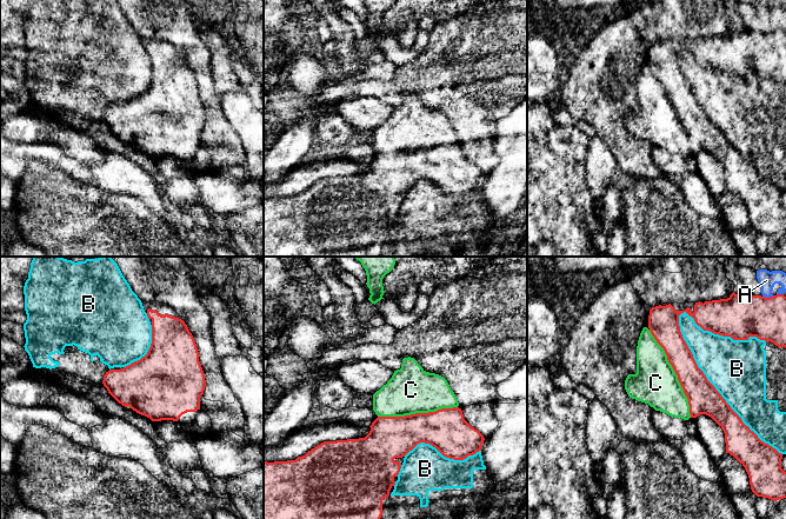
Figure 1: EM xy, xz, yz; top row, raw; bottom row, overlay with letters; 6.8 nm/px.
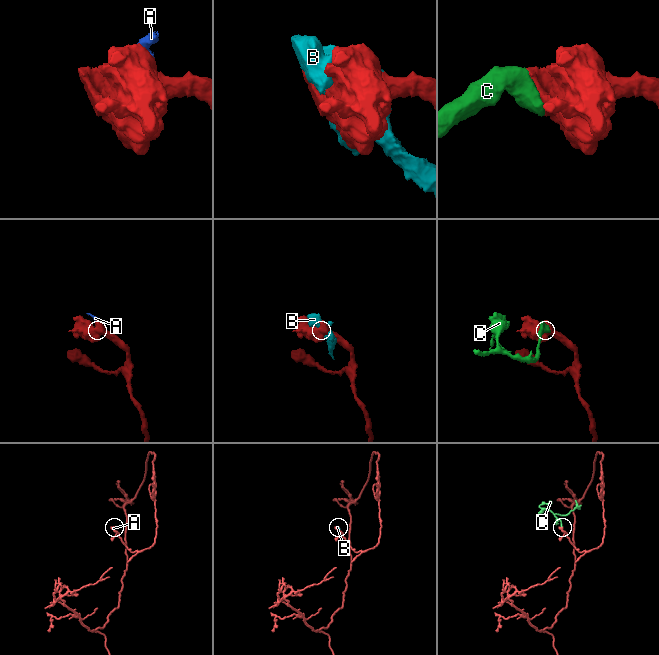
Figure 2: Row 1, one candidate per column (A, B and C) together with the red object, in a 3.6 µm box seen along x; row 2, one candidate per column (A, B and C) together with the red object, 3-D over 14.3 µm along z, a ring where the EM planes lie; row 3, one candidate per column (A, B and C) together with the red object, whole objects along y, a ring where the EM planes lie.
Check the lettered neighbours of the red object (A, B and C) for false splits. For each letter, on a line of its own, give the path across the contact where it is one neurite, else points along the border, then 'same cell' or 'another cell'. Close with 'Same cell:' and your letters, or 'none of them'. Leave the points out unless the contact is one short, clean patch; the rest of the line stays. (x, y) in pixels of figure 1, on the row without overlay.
A: border yz (773, 32), (763, 33); another cell
B: another cell
C: same cell
Same cell: C

